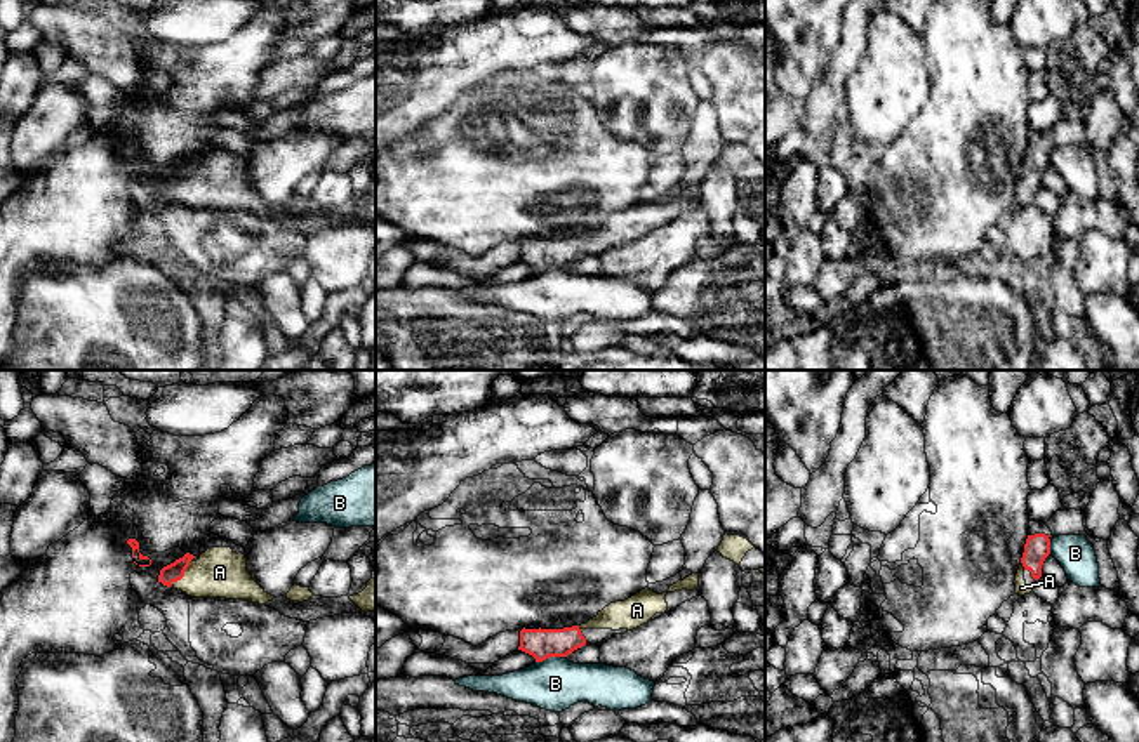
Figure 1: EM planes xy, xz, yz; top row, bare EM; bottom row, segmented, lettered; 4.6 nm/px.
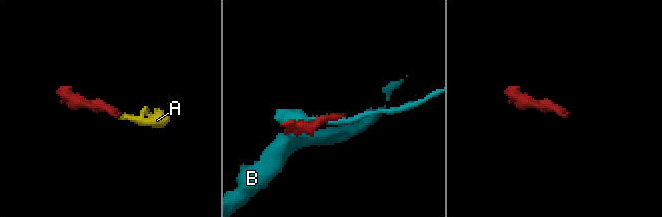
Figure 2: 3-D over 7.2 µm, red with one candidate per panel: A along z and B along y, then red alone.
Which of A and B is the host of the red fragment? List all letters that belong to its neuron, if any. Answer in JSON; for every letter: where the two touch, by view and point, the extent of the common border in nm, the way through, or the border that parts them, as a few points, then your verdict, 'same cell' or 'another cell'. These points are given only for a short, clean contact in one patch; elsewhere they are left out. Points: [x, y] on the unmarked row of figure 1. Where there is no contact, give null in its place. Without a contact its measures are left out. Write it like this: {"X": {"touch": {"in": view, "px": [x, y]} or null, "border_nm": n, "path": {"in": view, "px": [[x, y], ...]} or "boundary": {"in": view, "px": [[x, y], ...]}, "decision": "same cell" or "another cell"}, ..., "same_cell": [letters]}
{"A": {"touch": {"in": "xy", "px": [183, 185]}, "border_nm": 160, "path": {"in": "xy", "px": [[173, 183], [183, 185], [219, 183]]}, "decision": "same cell"}, "B": {"touch": {"in": "xz", "px": [550, 266]}, "border_nm": 140, "boundary": {"in": "xz", "px": [[564, 266], [550, 266], [536, 273]]}, "decision": "another cell"}, "same_cell": ["A"]}

